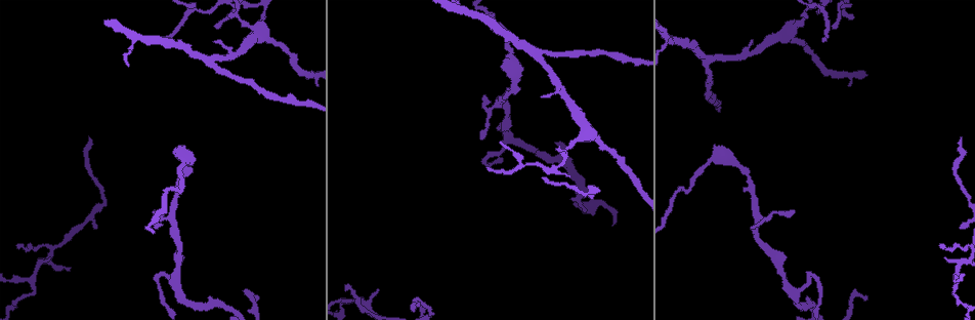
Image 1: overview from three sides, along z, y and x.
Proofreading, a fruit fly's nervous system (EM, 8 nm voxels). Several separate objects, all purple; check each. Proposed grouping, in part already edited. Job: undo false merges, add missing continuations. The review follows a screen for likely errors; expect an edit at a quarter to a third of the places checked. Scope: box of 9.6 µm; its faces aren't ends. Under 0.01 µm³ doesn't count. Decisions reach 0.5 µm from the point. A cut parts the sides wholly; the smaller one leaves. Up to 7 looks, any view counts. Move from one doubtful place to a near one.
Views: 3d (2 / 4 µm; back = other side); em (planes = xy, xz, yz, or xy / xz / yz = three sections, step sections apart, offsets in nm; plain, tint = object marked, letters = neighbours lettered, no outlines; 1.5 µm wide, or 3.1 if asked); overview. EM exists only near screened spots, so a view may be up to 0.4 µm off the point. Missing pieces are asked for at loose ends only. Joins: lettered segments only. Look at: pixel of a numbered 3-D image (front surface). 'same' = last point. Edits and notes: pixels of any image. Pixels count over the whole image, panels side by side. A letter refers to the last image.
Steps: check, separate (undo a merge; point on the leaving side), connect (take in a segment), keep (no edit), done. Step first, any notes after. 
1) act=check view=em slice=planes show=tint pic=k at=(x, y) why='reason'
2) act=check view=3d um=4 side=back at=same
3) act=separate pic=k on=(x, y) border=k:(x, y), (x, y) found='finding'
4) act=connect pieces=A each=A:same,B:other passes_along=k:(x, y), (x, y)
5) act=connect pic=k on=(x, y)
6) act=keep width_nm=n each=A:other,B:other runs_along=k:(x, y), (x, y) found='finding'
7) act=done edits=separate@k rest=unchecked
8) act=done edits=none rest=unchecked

act=check view=em slice=planes show=tint pic=1 at=(803, 16) why='sharp bend'

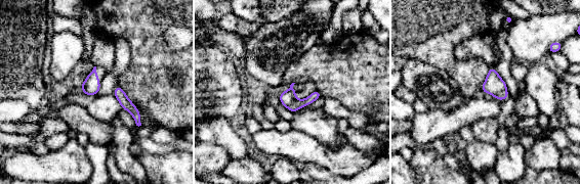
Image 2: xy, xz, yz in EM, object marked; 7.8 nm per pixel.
act=check view=em slice=planes show=letters at=same

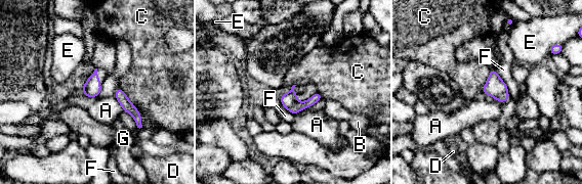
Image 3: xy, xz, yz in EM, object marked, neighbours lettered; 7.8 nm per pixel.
act=keep width_nm=120 longest_contact=F:280nm each=A:other,B:other,C:other,D:other,E:other,F:other,G:other found='continuous, no second neuron'

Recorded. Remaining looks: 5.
act=check view=em slice=planes show=tint pic=1 at=(182, 187) why='abrupt turn'

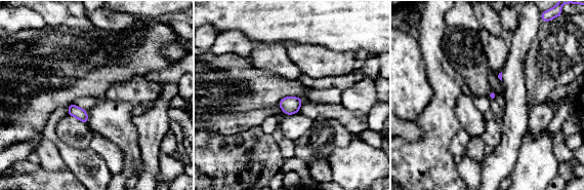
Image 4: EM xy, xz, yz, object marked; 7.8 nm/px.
act=check view=em slice=planes show=letters at=same

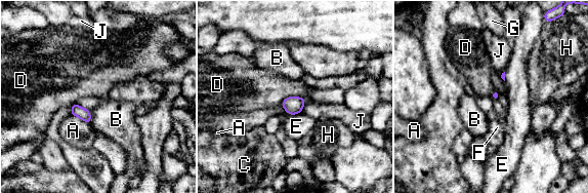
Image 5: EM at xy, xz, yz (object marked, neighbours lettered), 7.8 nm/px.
act=keep width_nm=60 each=A:other,B:other,C:other,D:other,E:other,F:other,G:other,H:other,J:other border=5:(304, 99), (289, 97), (280, 104) found='all the same neuron'

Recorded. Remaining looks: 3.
act=check view=em slice=xy step=8 show=letters pic=1 at=(17, 246) why='thin end'

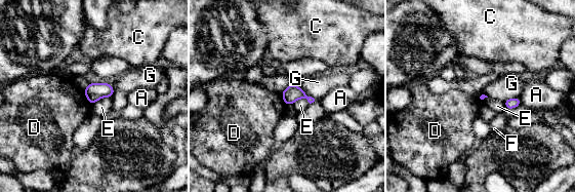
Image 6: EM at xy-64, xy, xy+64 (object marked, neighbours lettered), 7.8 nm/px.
act=check view=em slice=planes show=letters at=same

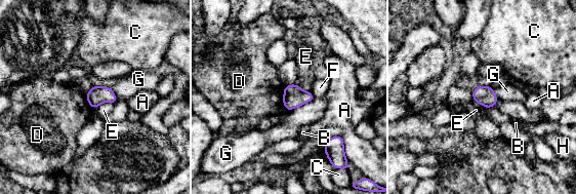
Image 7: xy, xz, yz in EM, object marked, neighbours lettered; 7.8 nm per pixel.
act=keep longest_contact=G:240nm each=A:other,B:other,C:other,D:other,E:other,F:other,G:other,H:other border=7:(285, 86), (282, 102) found='none of them fits'

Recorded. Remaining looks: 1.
act=done edits=none rest=unchecked

